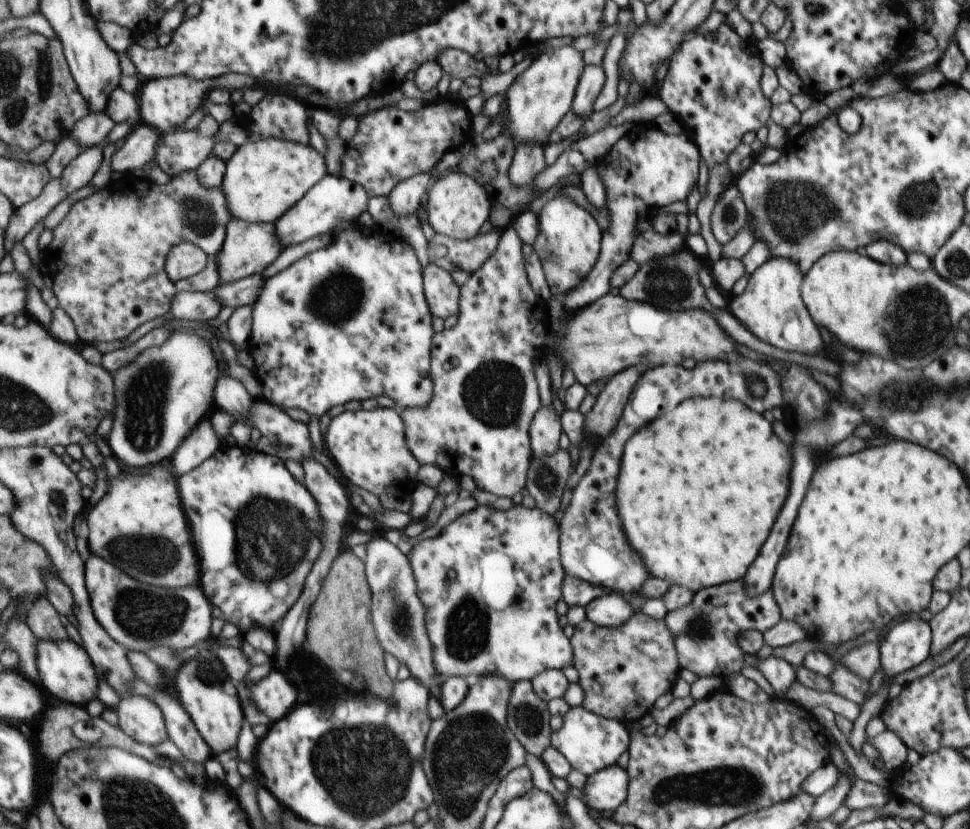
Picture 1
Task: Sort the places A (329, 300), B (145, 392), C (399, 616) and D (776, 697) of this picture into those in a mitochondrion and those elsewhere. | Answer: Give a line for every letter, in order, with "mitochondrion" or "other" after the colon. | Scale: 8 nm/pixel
A: mitochondrion
B: mitochondrion
C: mitochondrion
D: other

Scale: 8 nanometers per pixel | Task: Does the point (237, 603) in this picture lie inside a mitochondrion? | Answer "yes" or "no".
no

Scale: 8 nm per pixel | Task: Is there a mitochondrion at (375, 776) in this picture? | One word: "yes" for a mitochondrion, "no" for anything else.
yes

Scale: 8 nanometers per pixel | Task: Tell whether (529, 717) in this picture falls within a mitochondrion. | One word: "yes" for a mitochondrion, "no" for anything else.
yes

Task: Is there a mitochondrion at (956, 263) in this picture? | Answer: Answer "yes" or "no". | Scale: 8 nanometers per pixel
yes

